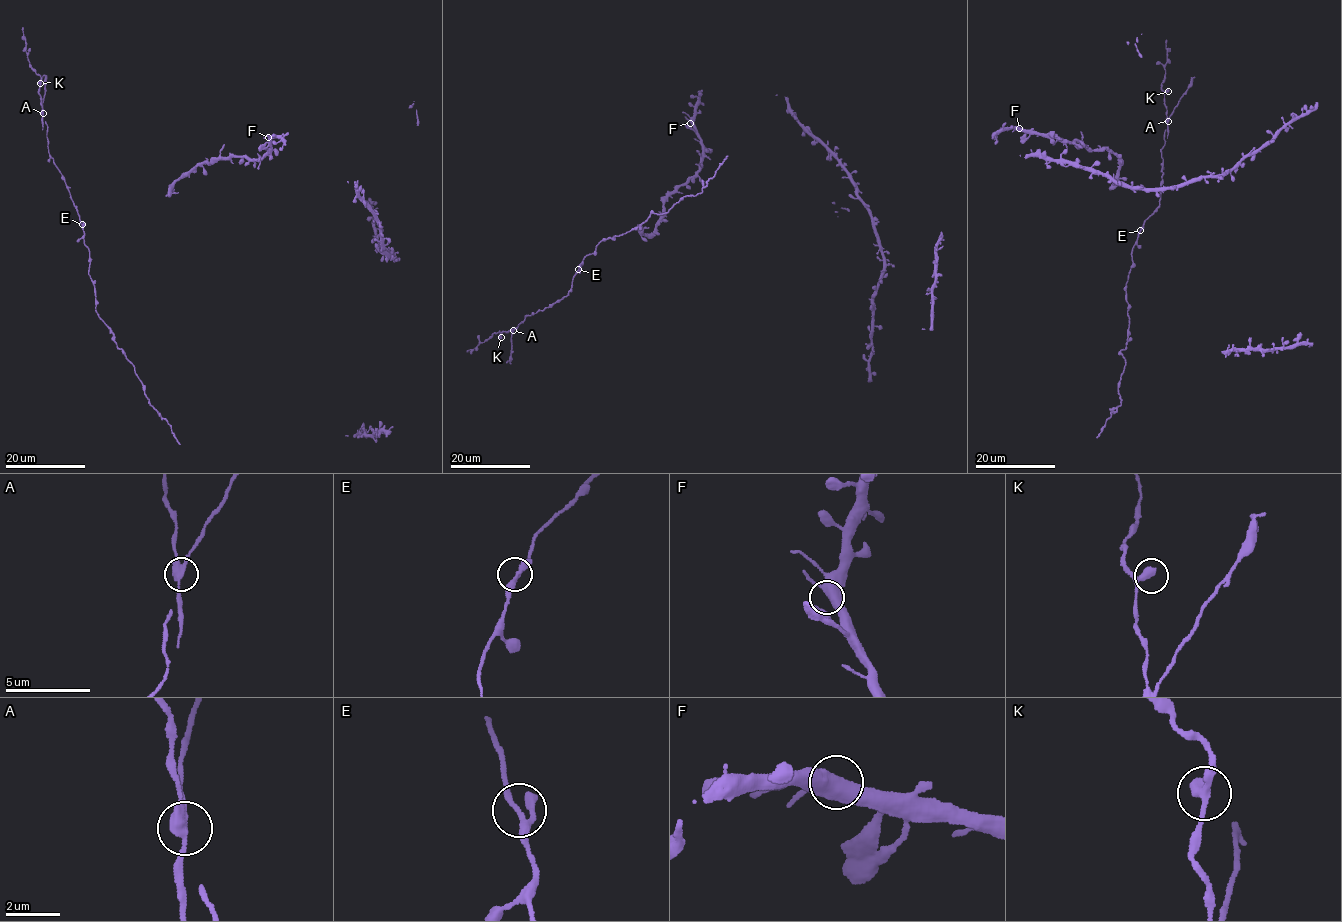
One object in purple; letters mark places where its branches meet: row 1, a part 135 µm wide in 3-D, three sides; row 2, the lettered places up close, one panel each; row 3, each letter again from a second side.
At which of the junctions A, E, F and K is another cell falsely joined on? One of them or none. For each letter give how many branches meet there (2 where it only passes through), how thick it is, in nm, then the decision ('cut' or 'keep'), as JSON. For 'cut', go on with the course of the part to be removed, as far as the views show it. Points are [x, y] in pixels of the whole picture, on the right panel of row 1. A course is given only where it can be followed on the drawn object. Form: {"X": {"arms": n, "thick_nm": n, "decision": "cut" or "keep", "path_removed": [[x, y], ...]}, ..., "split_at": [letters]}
{"A": {"arms": 3, "thick_nm": 320, "decision": "cut", "path_removed": [[1168, 121], [1192, 78], [1192, 81]]}, "E": {"arms": 3, "thick_nm": 200, "decision": "keep"}, "F": {"arms": 3, "thick_nm": 480, "decision": "keep"}, "K": {"arms": 2, "thick_nm": 360, "decision": "keep"}, "split_at": ["A"]}

